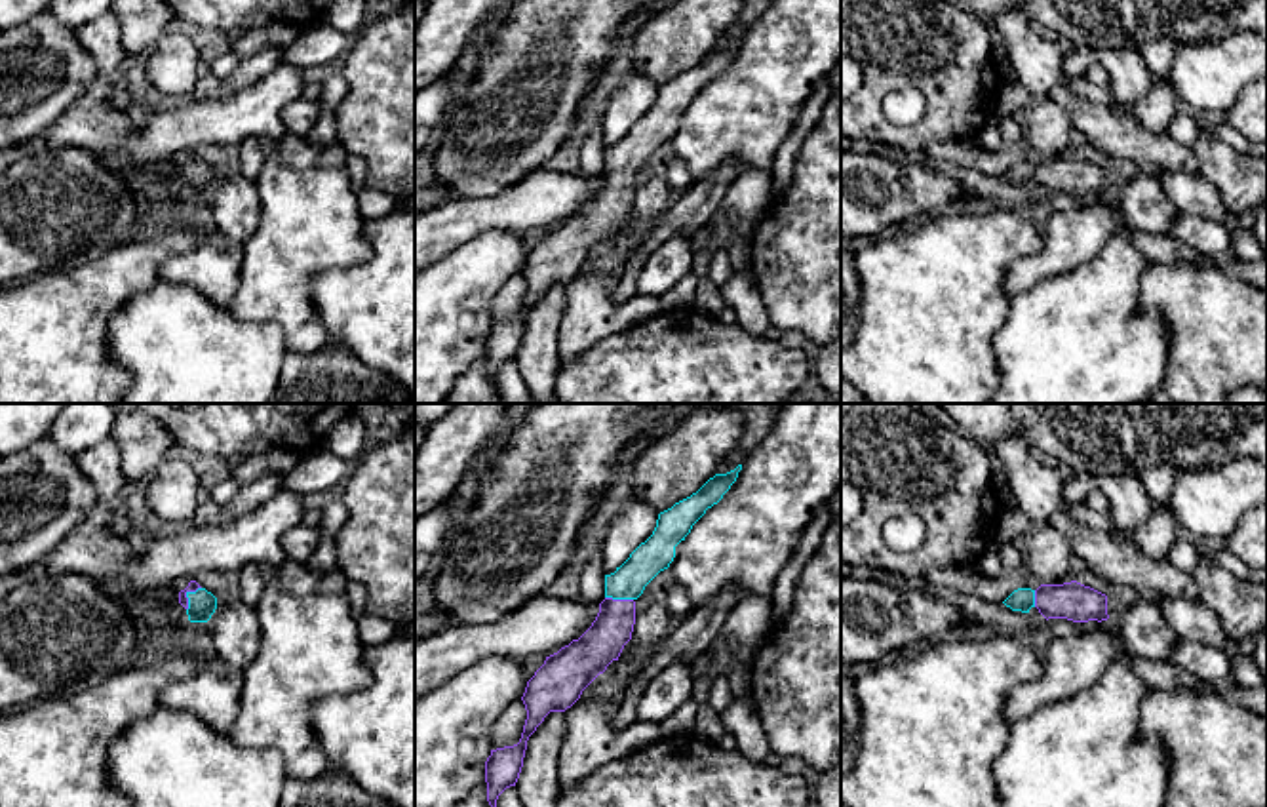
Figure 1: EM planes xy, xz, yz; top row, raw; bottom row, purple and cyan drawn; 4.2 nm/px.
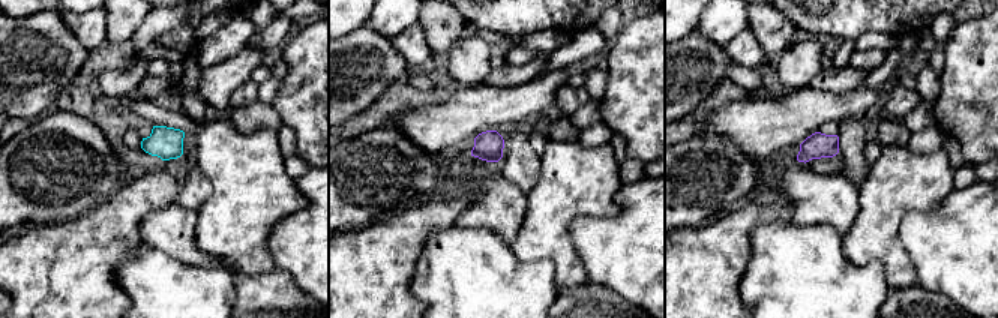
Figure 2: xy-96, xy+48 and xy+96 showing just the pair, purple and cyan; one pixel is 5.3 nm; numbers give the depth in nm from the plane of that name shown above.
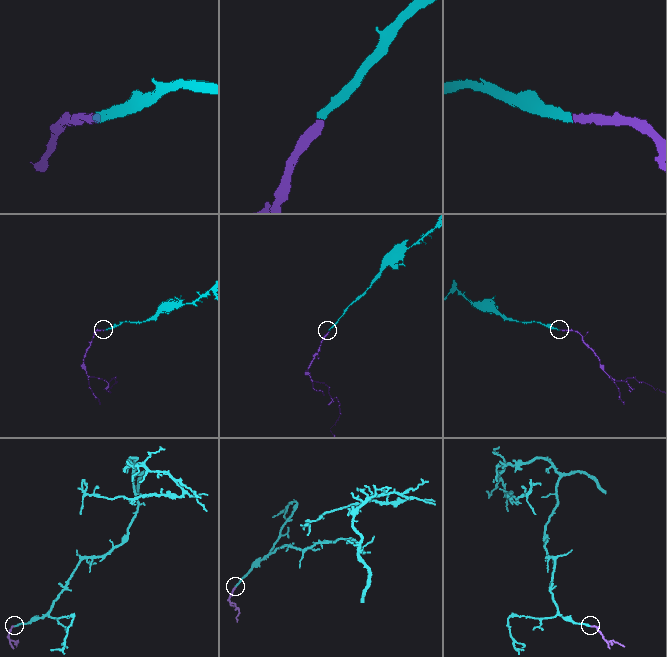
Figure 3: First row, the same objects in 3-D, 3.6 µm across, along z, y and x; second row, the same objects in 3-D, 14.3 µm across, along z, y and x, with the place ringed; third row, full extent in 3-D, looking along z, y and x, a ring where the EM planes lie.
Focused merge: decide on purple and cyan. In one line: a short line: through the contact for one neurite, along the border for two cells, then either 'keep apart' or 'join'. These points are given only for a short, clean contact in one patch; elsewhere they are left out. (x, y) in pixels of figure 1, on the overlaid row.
xy (193, 585), (185, 596), (202, 604) | join

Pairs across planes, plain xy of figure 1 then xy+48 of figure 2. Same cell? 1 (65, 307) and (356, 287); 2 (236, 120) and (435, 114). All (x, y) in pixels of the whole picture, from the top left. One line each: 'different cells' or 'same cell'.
1: same cell
2: same cell

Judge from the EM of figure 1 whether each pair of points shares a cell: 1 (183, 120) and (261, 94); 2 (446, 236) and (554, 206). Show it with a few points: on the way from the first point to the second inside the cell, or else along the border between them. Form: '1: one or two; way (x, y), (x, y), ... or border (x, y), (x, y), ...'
1: one; way (202, 120), (231, 120), (242, 113)
2: one; way (472, 217), (527, 206)

